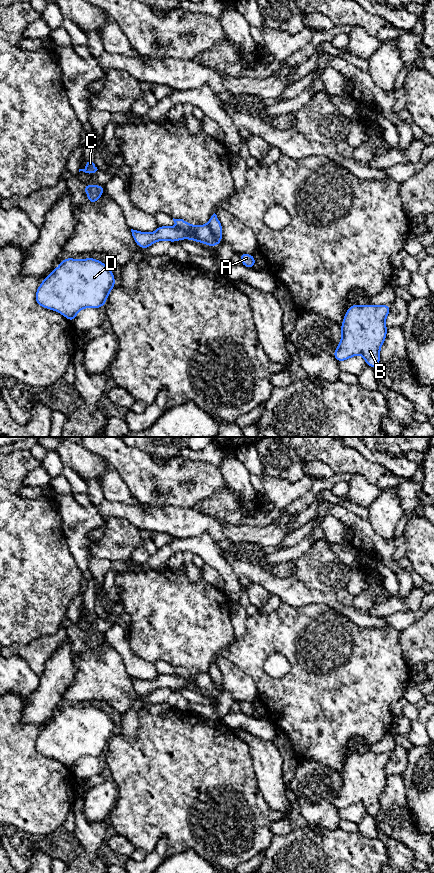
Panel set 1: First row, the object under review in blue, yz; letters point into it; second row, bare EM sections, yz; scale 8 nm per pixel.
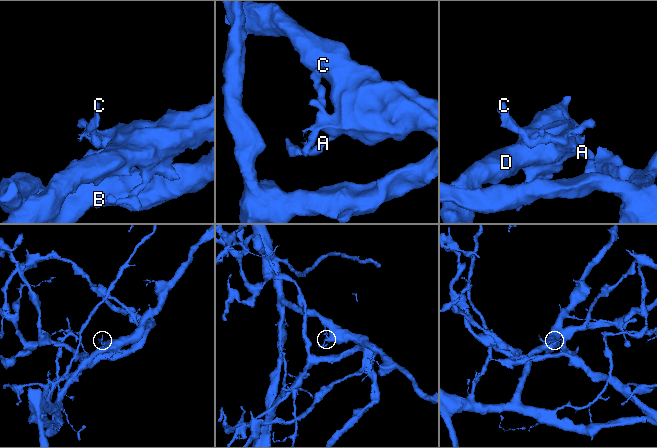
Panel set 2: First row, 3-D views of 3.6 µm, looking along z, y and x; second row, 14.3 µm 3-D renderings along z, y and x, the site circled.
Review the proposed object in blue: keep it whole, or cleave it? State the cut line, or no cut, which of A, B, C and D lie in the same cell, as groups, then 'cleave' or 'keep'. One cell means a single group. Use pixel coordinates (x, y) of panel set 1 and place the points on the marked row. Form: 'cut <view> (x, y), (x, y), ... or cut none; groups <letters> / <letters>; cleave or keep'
cut yz (179, 228), (185, 229), (191, 236), (195, 235); groups A B D / C; cleave

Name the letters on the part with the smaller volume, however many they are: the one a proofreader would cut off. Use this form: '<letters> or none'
C

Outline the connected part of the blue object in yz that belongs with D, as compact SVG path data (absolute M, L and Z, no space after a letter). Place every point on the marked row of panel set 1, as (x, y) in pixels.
M65 258L40 284L35 300L43 308L57 311L74 322L78 312L84 308L101 308L116 285L113 272L103 262L87 259Z

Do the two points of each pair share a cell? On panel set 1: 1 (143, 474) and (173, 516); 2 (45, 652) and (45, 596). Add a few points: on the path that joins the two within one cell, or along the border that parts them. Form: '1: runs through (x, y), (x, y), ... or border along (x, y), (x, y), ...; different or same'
1: border along (142, 503), (155, 506), (188, 508); different
2: border along (55, 633), (42, 635), (23, 644); different

